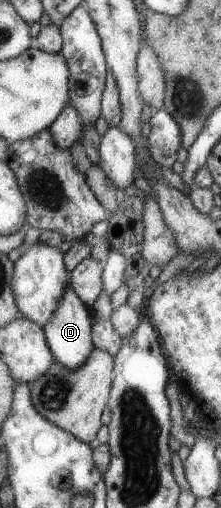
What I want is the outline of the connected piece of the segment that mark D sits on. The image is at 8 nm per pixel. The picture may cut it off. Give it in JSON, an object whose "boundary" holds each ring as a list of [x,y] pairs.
{"boundary":[[[67,276],[67,286],[58,301],[56,310],[42,326],[46,344],[52,353],[53,360],[60,363],[60,366],[71,371],[78,369],[95,348],[91,339],[91,324],[93,323],[91,318],[91,308],[87,307],[76,296],[74,289],[69,285]]]}

